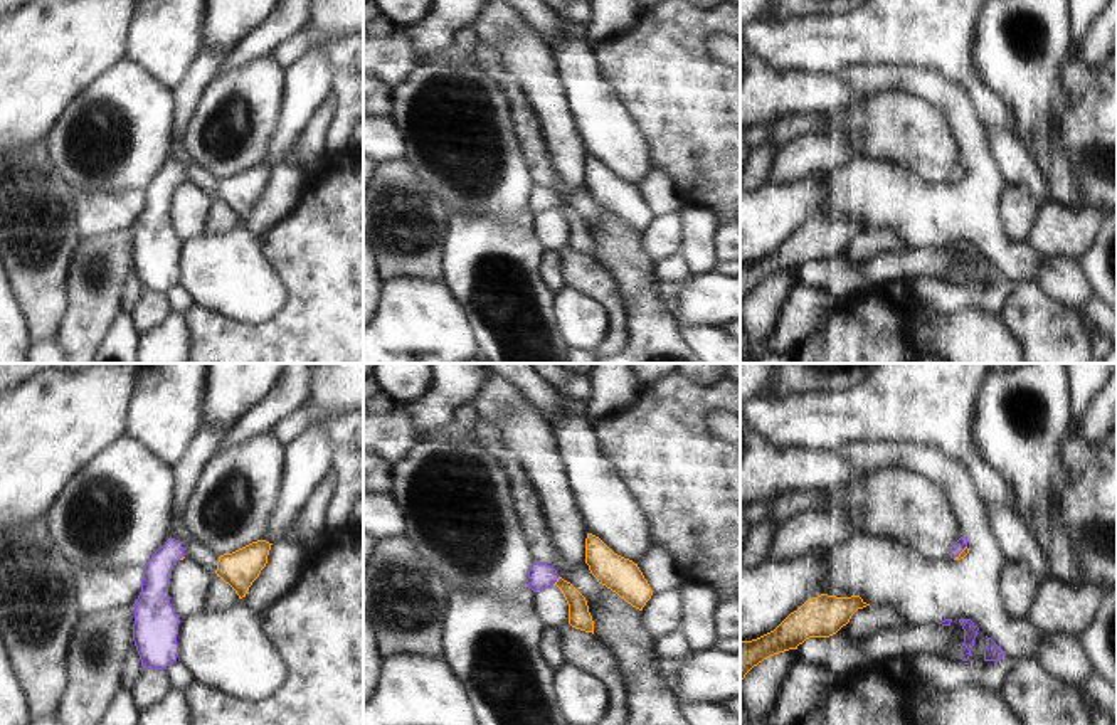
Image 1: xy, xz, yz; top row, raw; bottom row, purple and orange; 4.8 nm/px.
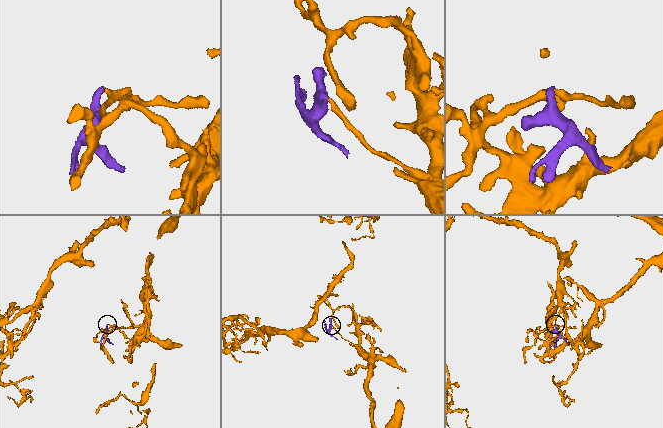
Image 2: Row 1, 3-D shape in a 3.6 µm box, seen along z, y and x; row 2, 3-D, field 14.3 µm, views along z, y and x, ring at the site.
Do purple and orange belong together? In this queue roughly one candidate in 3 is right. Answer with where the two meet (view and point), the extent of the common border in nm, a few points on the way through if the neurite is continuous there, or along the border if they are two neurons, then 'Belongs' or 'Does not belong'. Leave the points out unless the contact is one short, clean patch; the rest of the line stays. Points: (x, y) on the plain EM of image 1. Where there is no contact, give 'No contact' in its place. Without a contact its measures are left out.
Touches purple at xz (555, 204). Shared border 60 nm. Path across: xz (540, 199), (549, 199), (555, 204), (574, 221), (579, 239). Belongs.

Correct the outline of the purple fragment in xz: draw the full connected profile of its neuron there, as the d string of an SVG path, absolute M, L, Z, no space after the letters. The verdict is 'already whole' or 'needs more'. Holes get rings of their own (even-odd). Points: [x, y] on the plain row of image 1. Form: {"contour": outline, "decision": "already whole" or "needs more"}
{"contour": "M533 185L527 205L528 212L533 215L557 209L569 227L569 247L575 252L594 257L594 244L585 220L570 205L564 204L553 190Z", "decision": "needs more"}

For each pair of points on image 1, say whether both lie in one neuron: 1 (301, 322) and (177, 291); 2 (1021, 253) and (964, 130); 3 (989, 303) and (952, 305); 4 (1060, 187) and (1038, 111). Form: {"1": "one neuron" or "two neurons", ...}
{"1": "two neurons", "2": "one neuron", "3": "one neuron", "4": "one neuron"}

